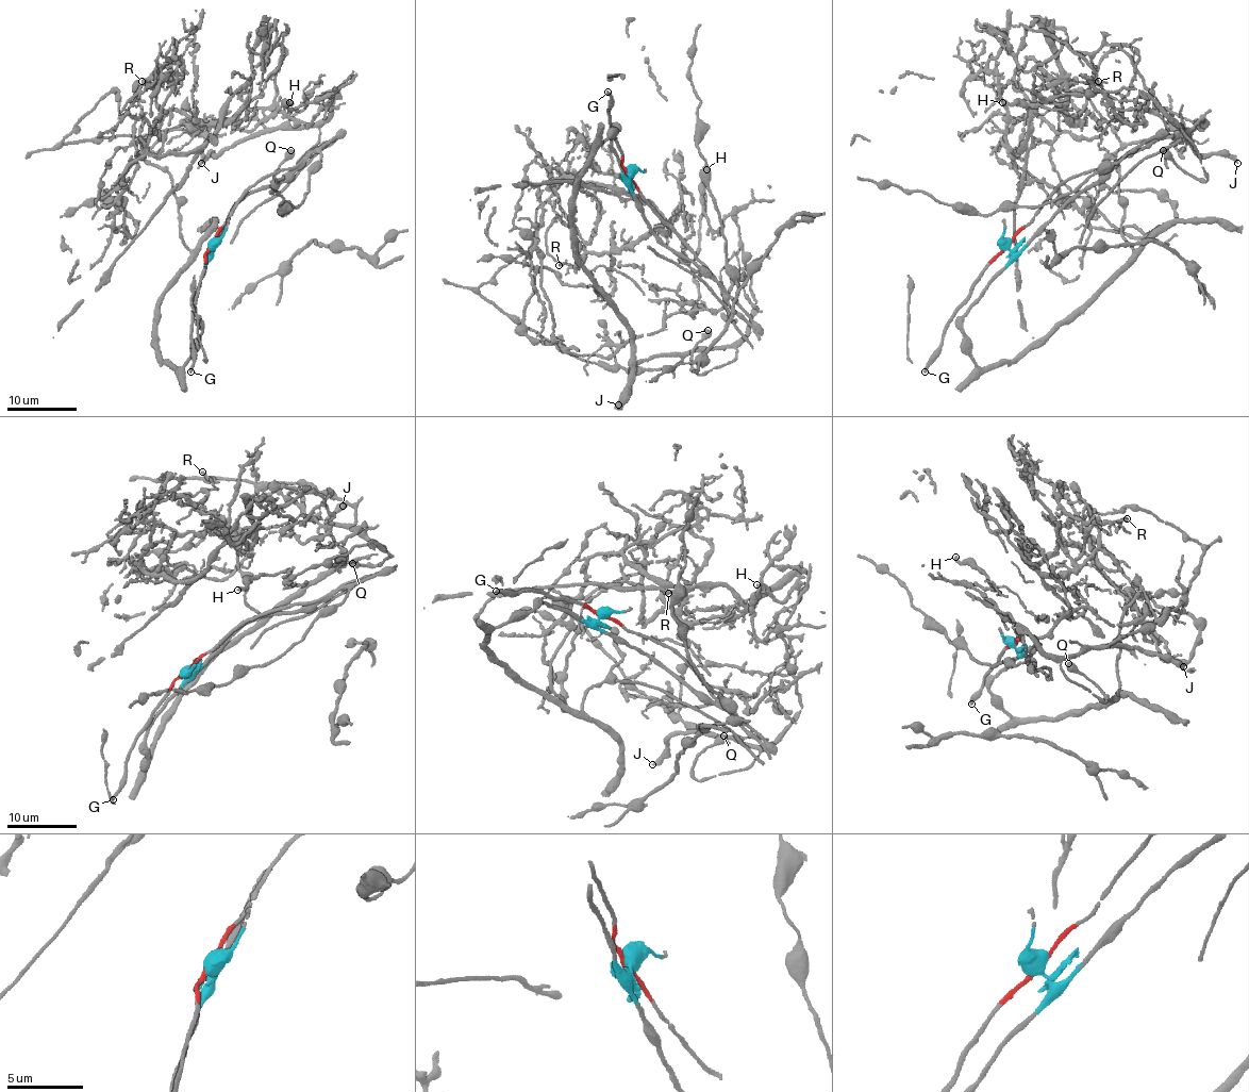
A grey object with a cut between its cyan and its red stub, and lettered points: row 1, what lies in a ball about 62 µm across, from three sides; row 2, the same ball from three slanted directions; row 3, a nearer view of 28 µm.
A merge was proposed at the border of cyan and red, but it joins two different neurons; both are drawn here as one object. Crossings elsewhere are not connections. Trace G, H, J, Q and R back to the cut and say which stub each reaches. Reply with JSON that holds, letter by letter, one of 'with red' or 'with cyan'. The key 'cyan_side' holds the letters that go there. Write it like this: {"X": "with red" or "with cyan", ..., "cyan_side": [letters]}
{"G": "with red", "H": "with cyan", "J": "with cyan", "Q": "with cyan", "R": "with cyan", "cyan_side": ["H", "J", "Q", "R"]}

